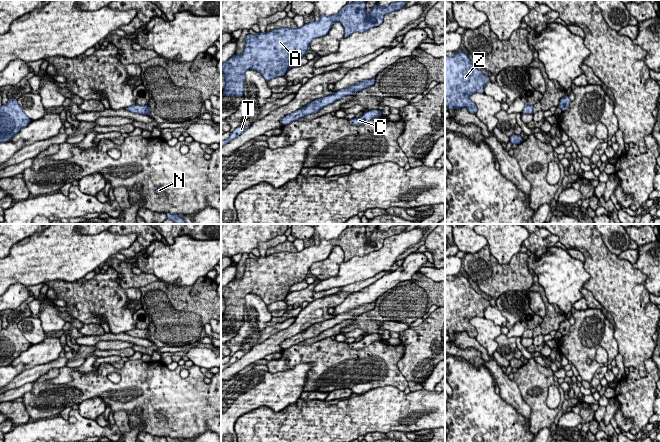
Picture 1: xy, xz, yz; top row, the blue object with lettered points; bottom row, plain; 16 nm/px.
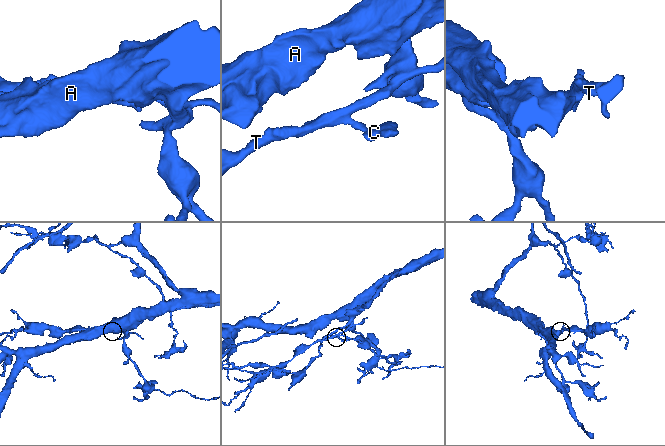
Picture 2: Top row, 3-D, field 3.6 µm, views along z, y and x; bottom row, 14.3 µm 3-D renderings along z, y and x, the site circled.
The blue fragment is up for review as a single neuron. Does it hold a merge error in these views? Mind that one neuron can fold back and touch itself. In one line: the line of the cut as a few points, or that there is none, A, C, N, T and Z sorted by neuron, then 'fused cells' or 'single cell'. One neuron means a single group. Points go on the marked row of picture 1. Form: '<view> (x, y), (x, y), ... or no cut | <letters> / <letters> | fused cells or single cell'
no cut | A C N T Z | single cell

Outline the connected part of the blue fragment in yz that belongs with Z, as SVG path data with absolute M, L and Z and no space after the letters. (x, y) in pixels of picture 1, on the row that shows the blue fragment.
M456 52L453 57L445 56L445 105L449 110L466 108L476 114L477 107L470 100L473 93L484 93L484 87L489 82L489 76L478 70L464 52Z

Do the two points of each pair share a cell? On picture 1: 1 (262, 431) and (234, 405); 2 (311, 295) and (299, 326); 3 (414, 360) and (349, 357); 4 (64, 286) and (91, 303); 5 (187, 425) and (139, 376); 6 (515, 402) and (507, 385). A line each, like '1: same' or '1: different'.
1: different
2: different
3: different
4: same
5: same
6: same

